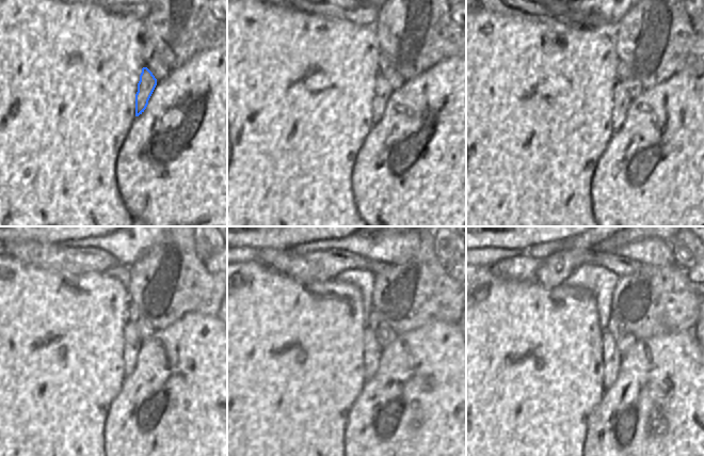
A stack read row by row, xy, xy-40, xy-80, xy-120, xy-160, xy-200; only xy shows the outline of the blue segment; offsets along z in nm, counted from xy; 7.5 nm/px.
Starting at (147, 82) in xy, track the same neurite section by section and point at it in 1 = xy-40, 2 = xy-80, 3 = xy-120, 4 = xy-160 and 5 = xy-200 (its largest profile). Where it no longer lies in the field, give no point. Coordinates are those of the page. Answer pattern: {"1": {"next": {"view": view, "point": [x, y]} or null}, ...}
{"1": {"next": {"view": "xy-40", "point": [382, 91]}}, "2": {"next": {"view": "xy-80", "point": [622, 100]}}, "3": {"next": {"view": "xy-120", "point": [132, 342]}}, "4": {"next": {"view": "xy-160", "point": [372, 350]}}, "5": {"next": {"view": "xy-200", "point": [611, 358]}}}

